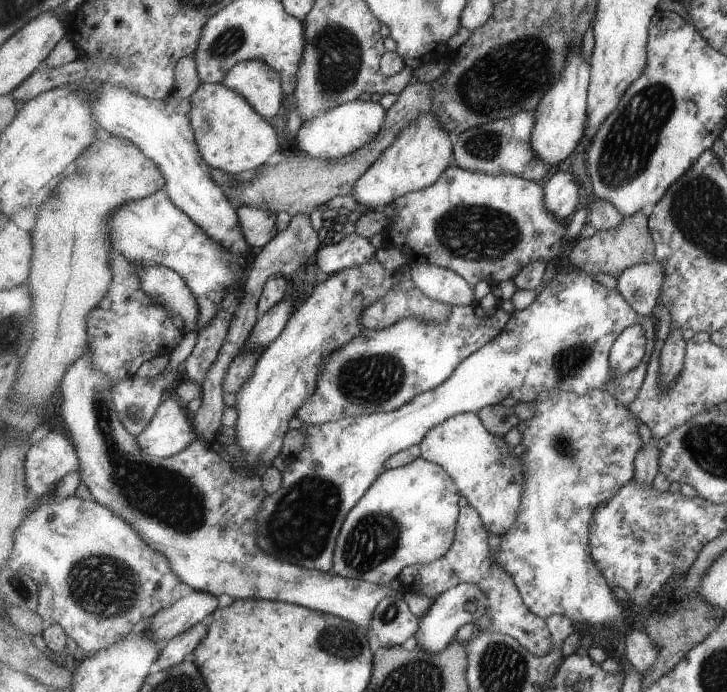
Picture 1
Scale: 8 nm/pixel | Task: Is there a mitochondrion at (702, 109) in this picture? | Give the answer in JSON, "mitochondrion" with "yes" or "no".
{"mitochondrion":"no"}

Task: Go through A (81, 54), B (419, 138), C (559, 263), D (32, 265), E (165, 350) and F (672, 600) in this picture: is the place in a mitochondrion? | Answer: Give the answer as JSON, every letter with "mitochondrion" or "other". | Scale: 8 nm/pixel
{"A":"other","B":"other","C":"other","D":"other","E":"other","F":"other"}

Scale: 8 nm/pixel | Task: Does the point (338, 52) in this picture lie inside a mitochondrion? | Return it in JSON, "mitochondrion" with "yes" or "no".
{"mitochondrion":"yes"}

